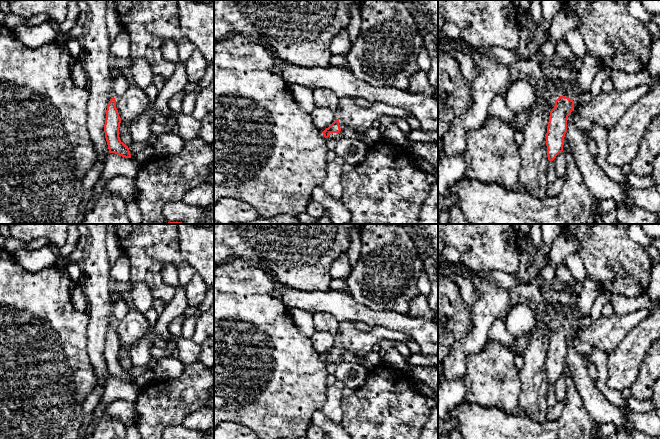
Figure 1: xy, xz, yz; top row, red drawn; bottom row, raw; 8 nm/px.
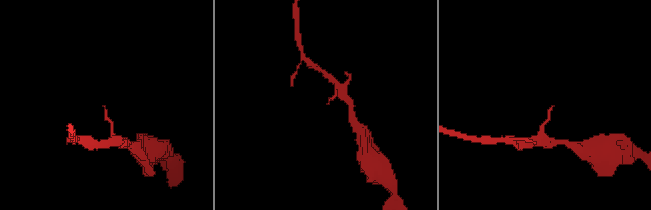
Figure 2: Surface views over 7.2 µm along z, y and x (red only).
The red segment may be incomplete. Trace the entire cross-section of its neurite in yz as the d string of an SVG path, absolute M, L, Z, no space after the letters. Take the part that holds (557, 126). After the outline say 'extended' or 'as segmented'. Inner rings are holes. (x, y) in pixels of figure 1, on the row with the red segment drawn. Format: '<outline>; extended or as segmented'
M579 85L566 86L566 91L555 101L550 111L546 133L547 156L553 161L563 151L564 137L567 132L567 119L578 105Z; extended

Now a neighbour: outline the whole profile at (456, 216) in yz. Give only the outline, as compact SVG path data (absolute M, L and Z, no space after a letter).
M458 205L453 206L450 210L450 224L469 224Z

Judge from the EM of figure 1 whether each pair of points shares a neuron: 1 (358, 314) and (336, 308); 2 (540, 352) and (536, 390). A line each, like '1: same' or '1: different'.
1: same
2: same

